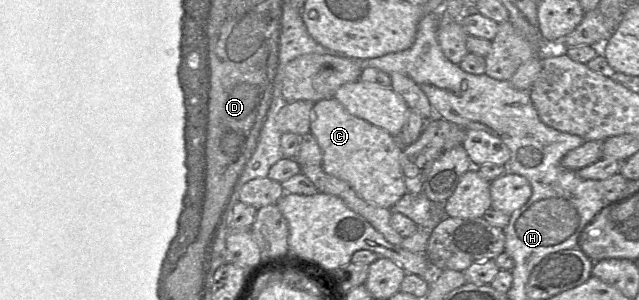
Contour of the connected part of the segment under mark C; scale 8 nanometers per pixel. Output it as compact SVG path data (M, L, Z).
M335 98L313 103L310 132L322 150L322 168L324 171L346 182L366 202L391 209L407 193L400 164L400 155L404 147L399 140L387 131L351 115Z

